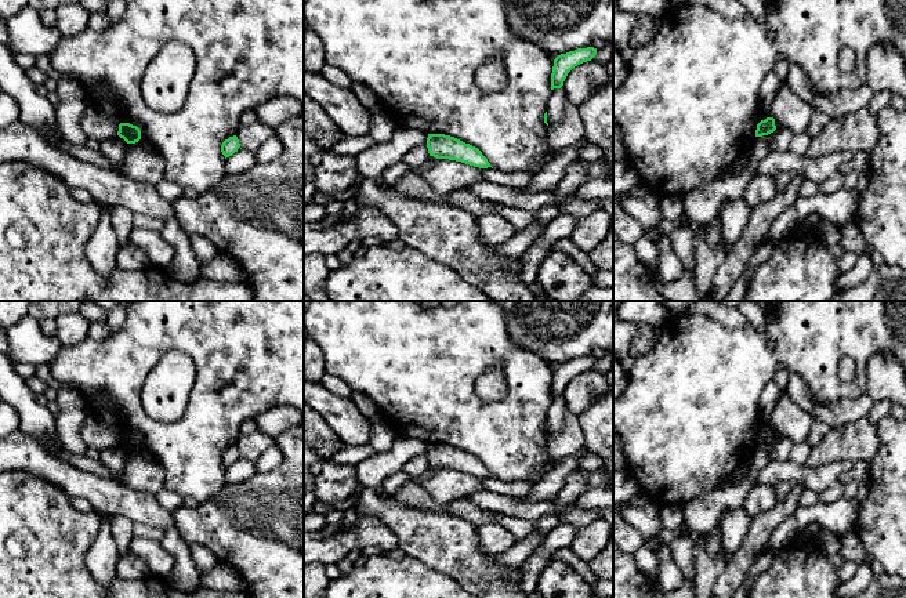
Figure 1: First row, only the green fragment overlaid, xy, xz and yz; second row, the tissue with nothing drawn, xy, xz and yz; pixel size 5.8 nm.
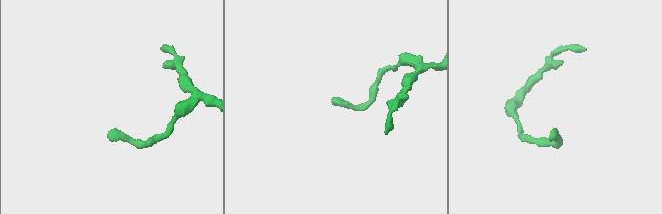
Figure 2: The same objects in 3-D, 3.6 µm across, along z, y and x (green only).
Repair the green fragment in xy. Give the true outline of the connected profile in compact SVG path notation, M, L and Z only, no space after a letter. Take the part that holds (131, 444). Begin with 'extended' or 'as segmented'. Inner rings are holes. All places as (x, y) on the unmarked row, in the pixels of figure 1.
as segmented; M120 432L117 445L127 453L135 453L141 449L141 439L130 432Z

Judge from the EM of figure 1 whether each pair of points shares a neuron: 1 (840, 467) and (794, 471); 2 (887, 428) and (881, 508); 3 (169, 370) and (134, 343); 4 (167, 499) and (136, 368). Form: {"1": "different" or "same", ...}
{"1": "same", "2": "same", "3": "different", "4": "different"}

